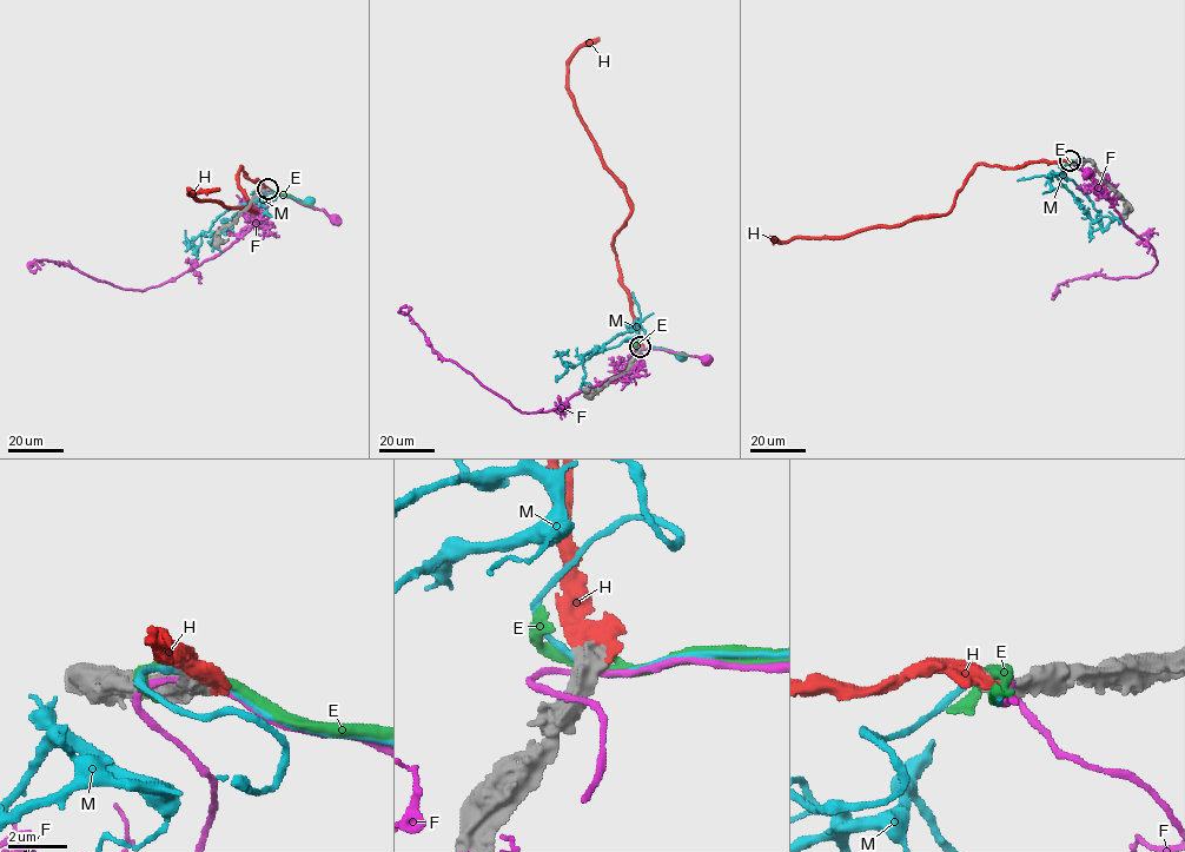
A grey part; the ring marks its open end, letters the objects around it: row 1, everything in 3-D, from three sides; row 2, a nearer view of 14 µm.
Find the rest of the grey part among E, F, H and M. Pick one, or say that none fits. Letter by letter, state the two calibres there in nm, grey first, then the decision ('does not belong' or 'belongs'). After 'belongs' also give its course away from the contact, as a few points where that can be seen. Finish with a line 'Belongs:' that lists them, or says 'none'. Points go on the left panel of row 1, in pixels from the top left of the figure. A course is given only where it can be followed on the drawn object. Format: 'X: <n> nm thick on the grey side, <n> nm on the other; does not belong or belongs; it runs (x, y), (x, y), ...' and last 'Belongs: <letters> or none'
E: 700 nm thick on the grey side, 320 nm on the other; does not belong
F: 800 nm thick on the grey side, 170 nm on the other; does not belong
H: 650 nm thick on the grey side, 400 nm on the other; belongs; it runs (267, 190), (249, 179), (240, 167), (239, 186), (256, 212), (200, 199), (189, 189), (219, 189)
M: 750 nm thick on the grey side, 180 nm on the other; does not belong
Belongs: H

